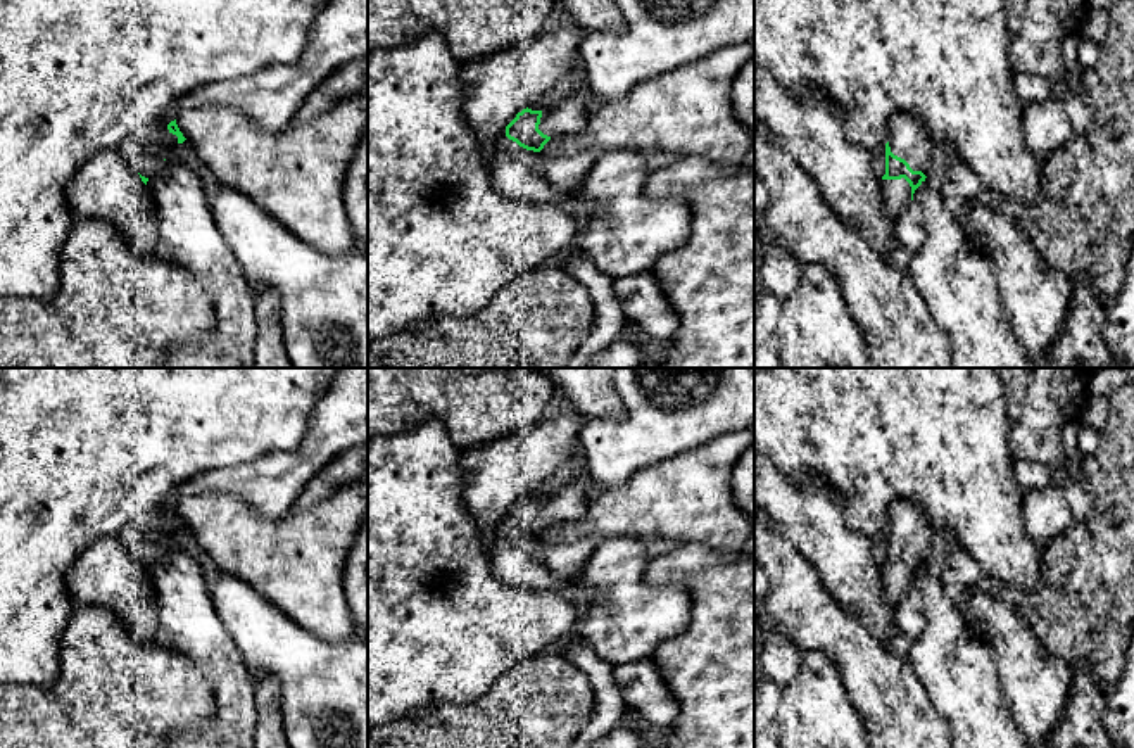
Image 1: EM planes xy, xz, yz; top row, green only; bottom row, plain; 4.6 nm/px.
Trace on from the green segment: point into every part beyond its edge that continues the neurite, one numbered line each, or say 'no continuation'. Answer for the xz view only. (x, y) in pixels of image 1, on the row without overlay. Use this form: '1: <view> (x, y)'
1: xz (570, 503)

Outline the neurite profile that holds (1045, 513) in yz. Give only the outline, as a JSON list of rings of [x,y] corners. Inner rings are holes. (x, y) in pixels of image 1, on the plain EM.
[[[1049,482],[1025,491],[1022,496],[1022,523],[1025,534],[1041,548],[1074,527],[1072,511],[1062,487]]]

